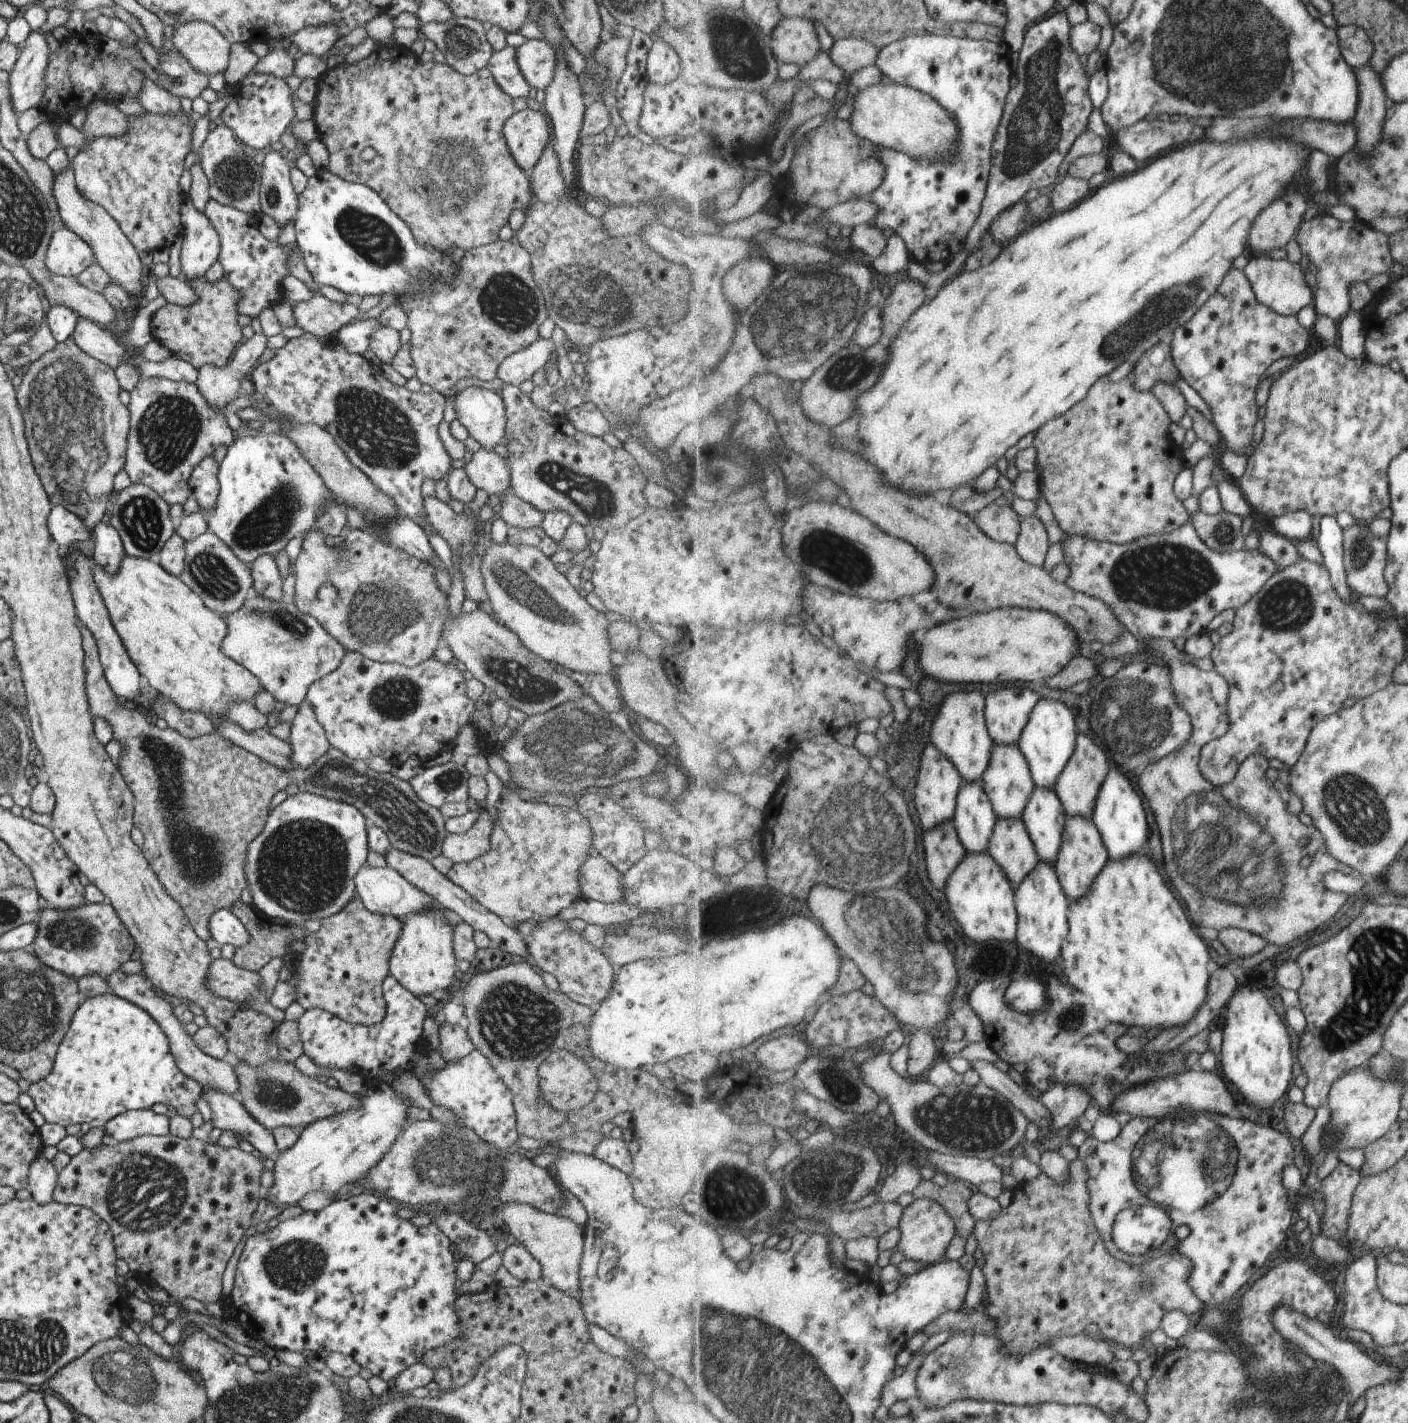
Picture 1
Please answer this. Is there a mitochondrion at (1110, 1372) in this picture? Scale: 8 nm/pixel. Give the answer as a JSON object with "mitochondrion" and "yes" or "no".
{"mitochondrion":"no"}

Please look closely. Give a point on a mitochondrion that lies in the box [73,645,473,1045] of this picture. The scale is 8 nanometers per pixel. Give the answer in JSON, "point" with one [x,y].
{"point":[302,867]}

